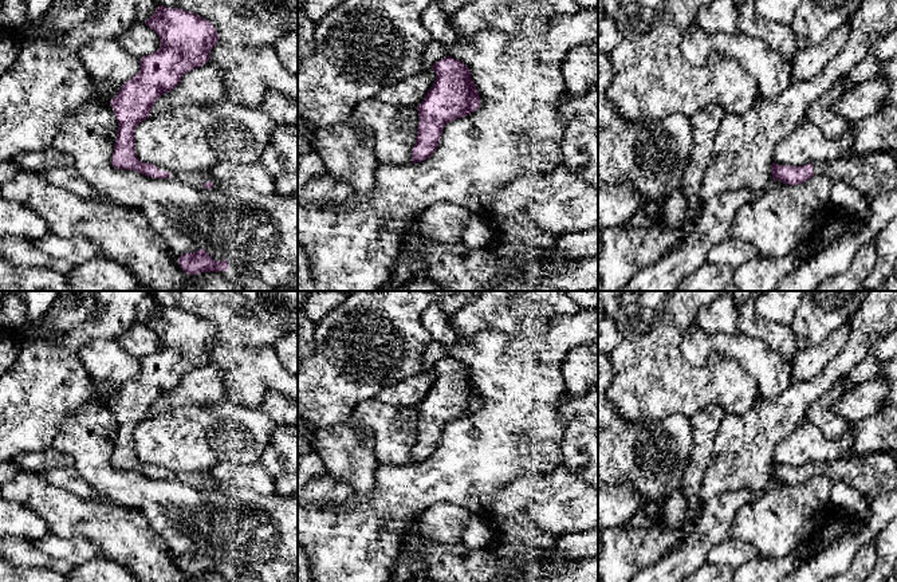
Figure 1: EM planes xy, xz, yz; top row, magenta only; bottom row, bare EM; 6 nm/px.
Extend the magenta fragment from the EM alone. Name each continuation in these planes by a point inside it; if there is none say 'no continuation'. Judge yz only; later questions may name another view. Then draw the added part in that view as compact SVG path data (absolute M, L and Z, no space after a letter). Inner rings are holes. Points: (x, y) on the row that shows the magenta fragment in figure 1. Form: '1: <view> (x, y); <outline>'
1: yz (874, 175); M889 152L813 162L813 172L833 181L842 180L847 182L870 201L897 192L897 165L893 153Z

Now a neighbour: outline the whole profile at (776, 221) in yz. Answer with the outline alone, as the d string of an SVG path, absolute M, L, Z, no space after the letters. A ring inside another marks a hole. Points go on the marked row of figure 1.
M823 174L796 185L772 184L737 209L731 237L750 243L762 257L786 256L831 216L831 185Z

